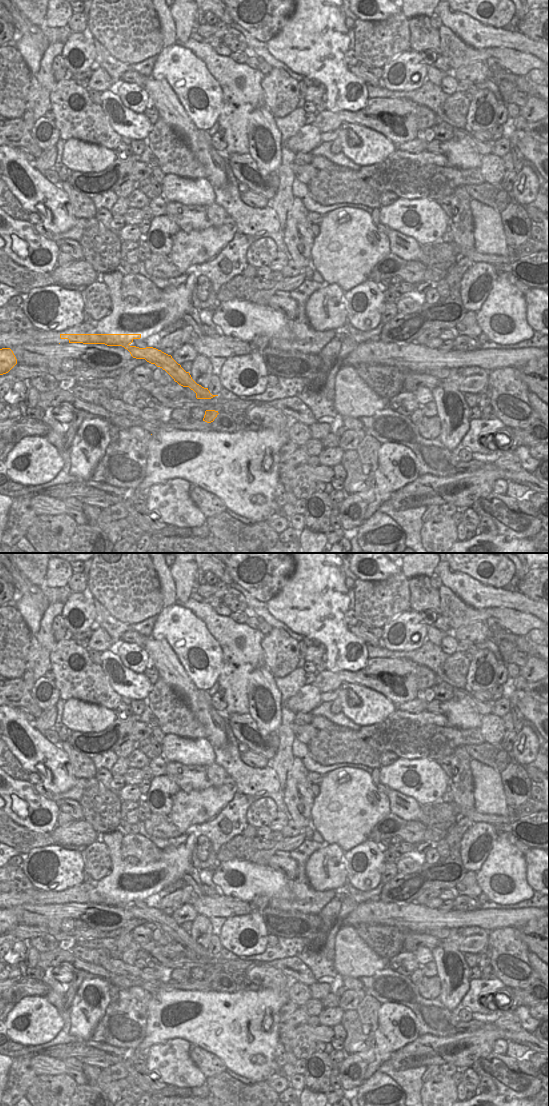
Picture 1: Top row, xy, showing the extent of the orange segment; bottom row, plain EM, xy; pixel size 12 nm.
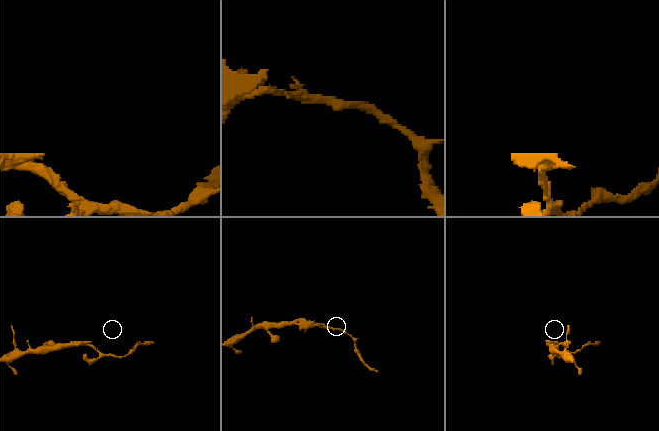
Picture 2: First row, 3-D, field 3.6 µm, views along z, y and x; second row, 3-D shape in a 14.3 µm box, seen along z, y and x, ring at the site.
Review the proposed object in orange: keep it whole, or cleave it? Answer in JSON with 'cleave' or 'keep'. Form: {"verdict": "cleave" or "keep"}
{"verdict": "cleave"}

